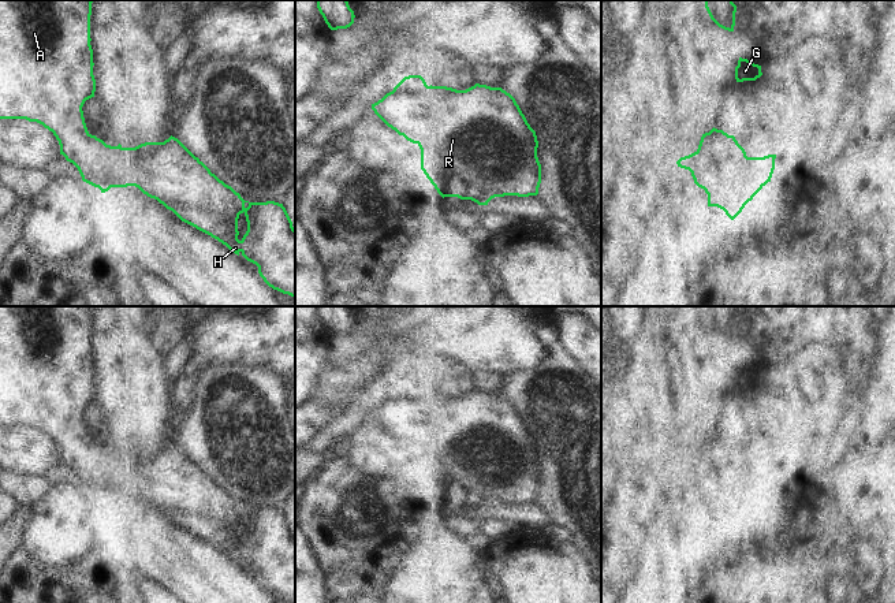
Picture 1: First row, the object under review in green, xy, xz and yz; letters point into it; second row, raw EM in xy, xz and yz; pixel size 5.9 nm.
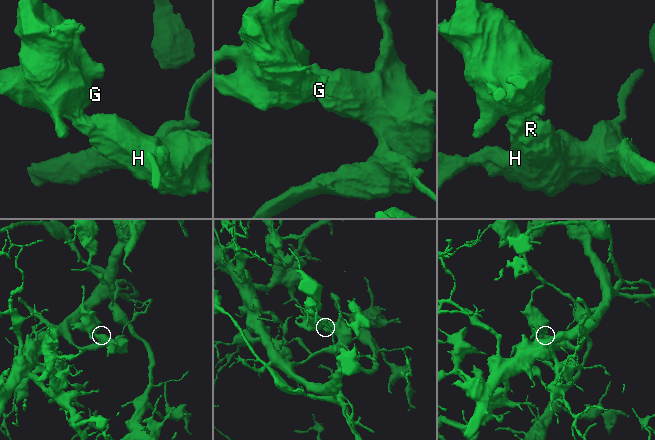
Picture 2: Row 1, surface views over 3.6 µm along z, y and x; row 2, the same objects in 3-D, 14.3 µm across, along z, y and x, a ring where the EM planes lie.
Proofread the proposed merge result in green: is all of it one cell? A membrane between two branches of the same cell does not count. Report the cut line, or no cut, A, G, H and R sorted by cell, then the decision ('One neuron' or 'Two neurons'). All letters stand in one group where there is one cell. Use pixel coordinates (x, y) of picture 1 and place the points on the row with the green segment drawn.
No split. Groups: A G H R. One neuron.

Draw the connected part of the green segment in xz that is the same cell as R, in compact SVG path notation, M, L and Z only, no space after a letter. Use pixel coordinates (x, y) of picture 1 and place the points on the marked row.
M421 75L404 77L372 104L374 113L421 149L421 170L444 197L488 205L495 197L537 196L541 183L538 141L515 98L501 88L476 83L466 90L428 86Z

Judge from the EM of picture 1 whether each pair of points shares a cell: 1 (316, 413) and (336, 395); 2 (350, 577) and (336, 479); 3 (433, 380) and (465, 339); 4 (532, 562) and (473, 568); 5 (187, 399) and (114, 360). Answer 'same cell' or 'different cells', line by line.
1: different cells
2: same cell
3: different cells
4: different cells
5: different cells

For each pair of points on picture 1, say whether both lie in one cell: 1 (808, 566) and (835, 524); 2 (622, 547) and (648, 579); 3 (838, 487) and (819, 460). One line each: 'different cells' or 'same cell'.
1: same cell
2: different cells
3: different cells

